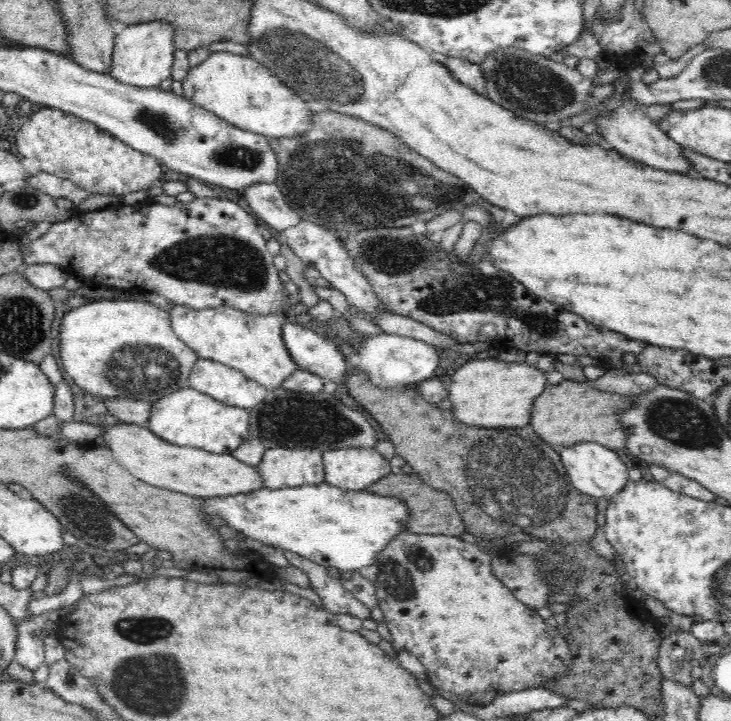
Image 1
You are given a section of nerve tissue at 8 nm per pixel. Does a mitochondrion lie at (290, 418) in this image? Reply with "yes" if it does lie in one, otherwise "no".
yes

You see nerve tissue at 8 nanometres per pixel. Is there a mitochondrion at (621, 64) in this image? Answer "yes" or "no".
no

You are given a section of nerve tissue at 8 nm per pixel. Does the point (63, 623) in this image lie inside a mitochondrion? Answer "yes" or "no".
no

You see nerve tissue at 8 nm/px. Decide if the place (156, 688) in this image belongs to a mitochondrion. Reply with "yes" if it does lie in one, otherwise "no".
yes

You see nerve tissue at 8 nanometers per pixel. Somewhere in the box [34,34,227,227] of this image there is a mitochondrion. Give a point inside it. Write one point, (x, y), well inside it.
(159, 123)

